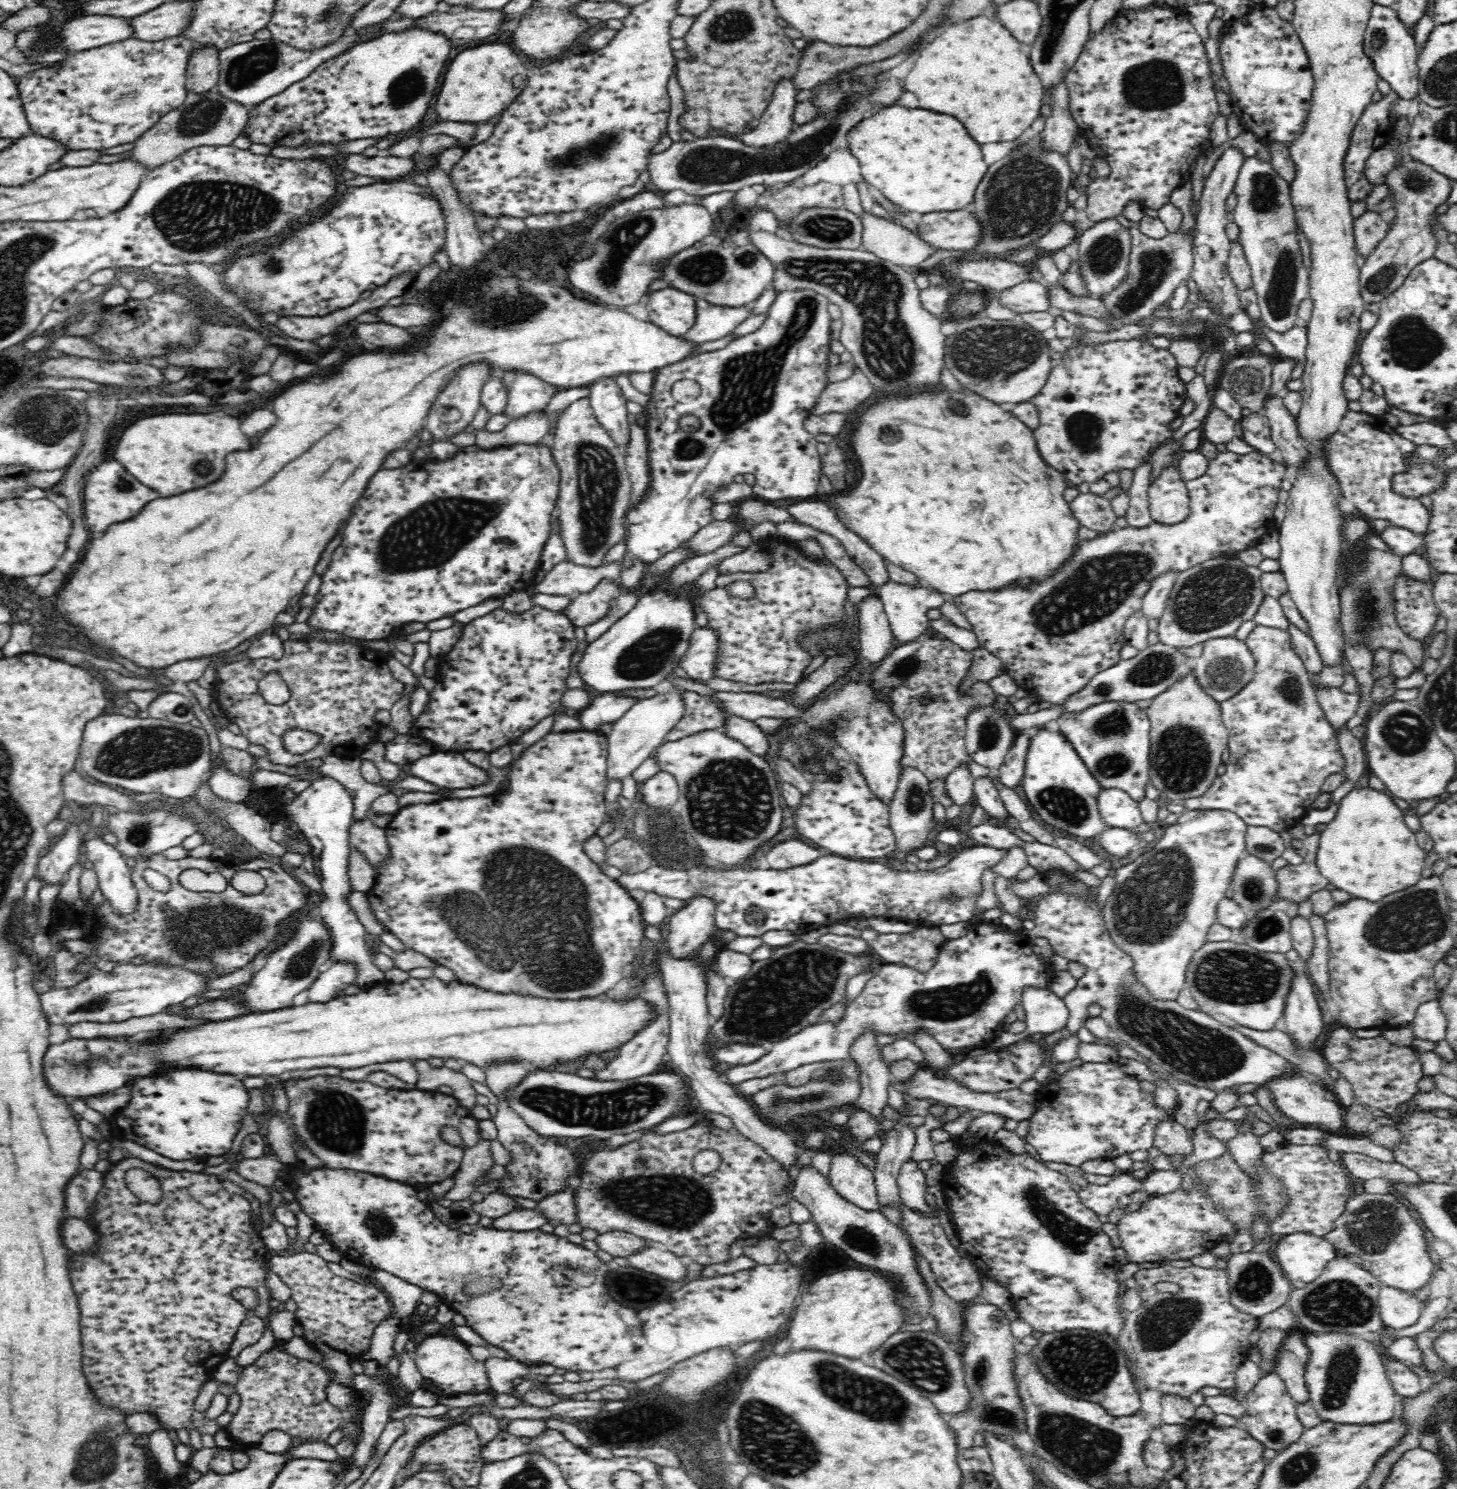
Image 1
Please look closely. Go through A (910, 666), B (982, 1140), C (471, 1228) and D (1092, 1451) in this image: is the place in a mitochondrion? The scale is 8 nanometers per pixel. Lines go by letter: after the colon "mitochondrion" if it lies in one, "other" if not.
A: mitochondrion
B: other
C: other
D: mitochondrion

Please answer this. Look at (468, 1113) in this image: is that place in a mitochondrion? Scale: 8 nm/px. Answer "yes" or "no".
no

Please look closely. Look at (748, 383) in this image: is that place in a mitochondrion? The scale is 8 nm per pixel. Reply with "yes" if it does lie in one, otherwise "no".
yes

